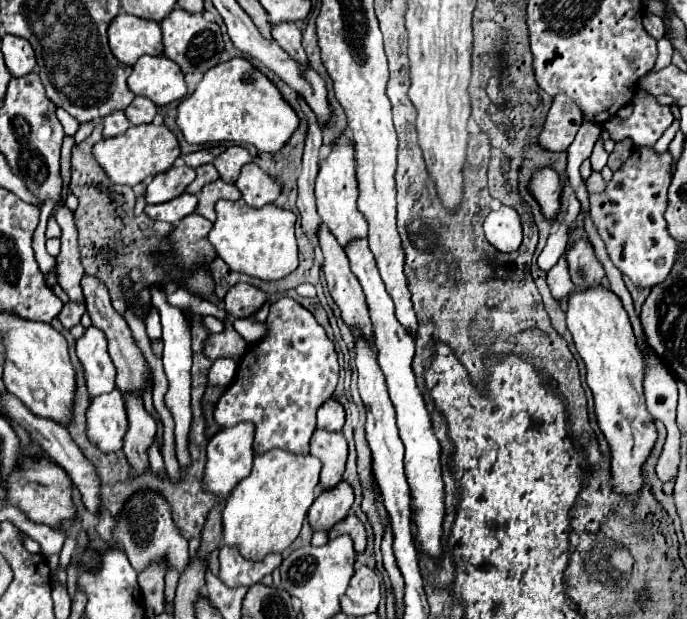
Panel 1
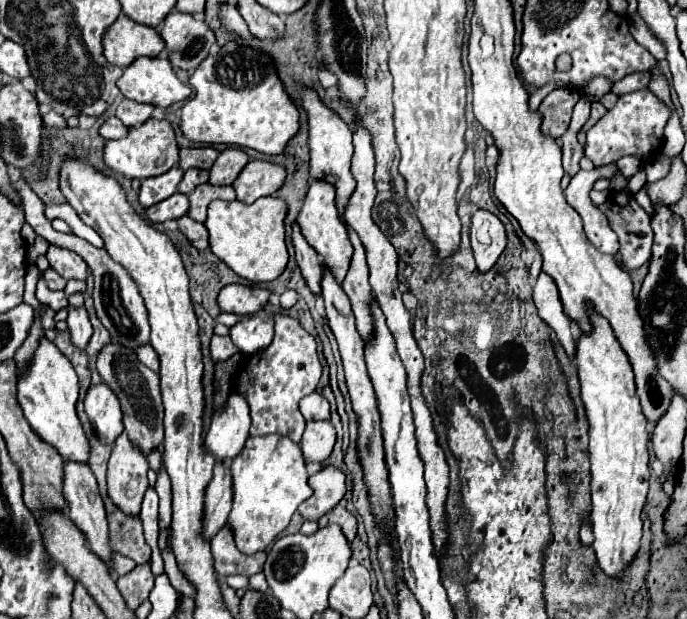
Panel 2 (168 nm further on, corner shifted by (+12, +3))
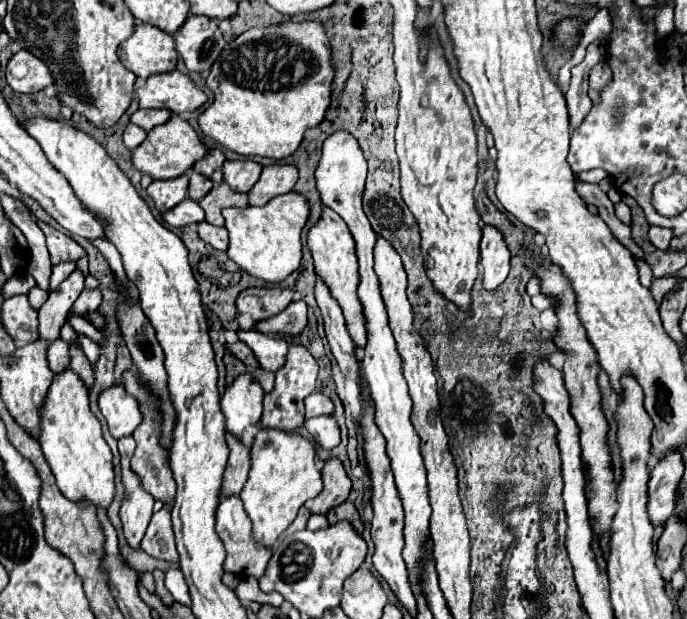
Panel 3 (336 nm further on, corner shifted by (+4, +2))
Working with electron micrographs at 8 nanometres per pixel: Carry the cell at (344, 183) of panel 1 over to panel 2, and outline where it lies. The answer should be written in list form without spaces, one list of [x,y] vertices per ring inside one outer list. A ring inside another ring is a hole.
[[[316,180],[310,184],[310,190],[306,194],[306,200],[302,204],[302,210],[298,214],[296,224],[300,226],[300,232],[304,234],[306,242],[316,250],[316,254],[322,258],[322,266],[328,268],[332,272],[332,276],[338,280],[338,284],[344,282],[344,276],[348,272],[350,266],[350,258],[352,258],[352,244],[348,240],[348,232],[346,226],[340,222],[338,212],[336,212],[336,202],[334,202],[334,186],[330,186],[328,182]]]

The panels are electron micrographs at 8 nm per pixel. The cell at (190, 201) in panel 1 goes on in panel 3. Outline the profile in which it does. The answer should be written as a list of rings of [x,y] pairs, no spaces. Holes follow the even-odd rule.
[[[184,199],[184,203],[178,203],[176,207],[172,207],[172,211],[162,213],[162,219],[170,227],[182,227],[182,225],[188,225],[188,223],[204,221],[204,211],[202,211],[202,207],[198,207],[196,201]]]

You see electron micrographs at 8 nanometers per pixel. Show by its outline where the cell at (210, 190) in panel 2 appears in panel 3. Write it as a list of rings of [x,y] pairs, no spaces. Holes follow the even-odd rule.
[[[226,183],[214,185],[208,191],[208,195],[204,195],[198,203],[206,213],[206,221],[210,225],[218,225],[218,227],[224,225],[224,219],[222,219],[222,209],[224,207],[248,207],[246,195],[232,191]]]

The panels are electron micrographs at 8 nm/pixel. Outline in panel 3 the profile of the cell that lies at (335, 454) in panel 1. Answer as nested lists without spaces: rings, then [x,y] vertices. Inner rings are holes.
[[[332,415],[306,419],[304,427],[308,433],[312,433],[312,439],[322,449],[334,449],[340,443],[340,429],[338,429],[338,423]]]

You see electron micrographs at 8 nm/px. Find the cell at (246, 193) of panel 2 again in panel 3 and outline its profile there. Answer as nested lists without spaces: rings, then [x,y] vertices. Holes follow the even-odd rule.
[[[266,165],[262,169],[260,179],[256,181],[256,187],[248,191],[250,205],[266,205],[272,197],[284,195],[292,191],[292,187],[298,181],[298,169],[296,165]]]

